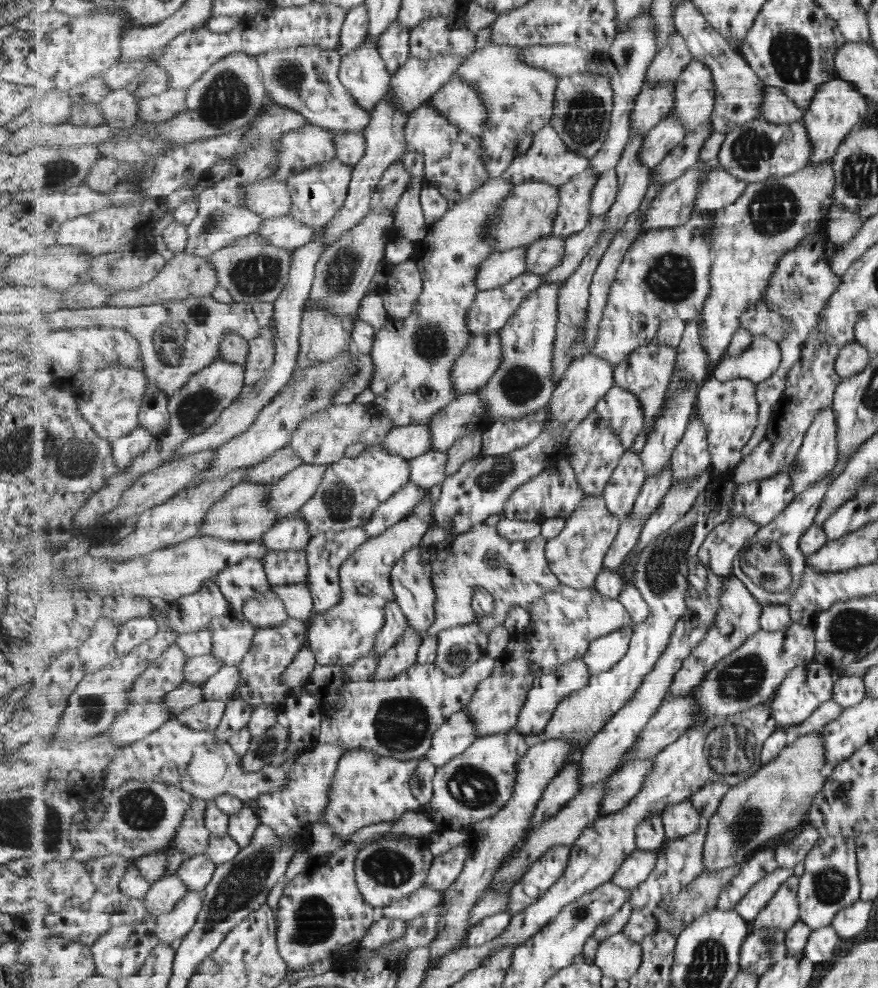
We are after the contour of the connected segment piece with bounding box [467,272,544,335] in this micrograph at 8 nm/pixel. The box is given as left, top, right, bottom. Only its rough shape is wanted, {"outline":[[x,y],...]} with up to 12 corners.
{"outline":[[527,272],[480,291],[467,326],[475,335],[505,329],[543,284]]}

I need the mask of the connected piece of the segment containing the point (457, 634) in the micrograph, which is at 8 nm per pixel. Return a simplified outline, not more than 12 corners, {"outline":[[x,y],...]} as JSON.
{"outline":[[476,622],[438,634],[434,664],[460,677],[487,655]]}

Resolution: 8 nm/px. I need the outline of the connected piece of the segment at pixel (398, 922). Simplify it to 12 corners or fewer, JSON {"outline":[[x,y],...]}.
{"outline":[[378,917],[360,947],[378,950],[407,933],[408,921]]}

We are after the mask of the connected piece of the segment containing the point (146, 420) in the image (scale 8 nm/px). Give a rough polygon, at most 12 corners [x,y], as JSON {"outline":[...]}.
{"outline":[[149,380],[139,420],[155,437],[170,427],[166,392]]}

